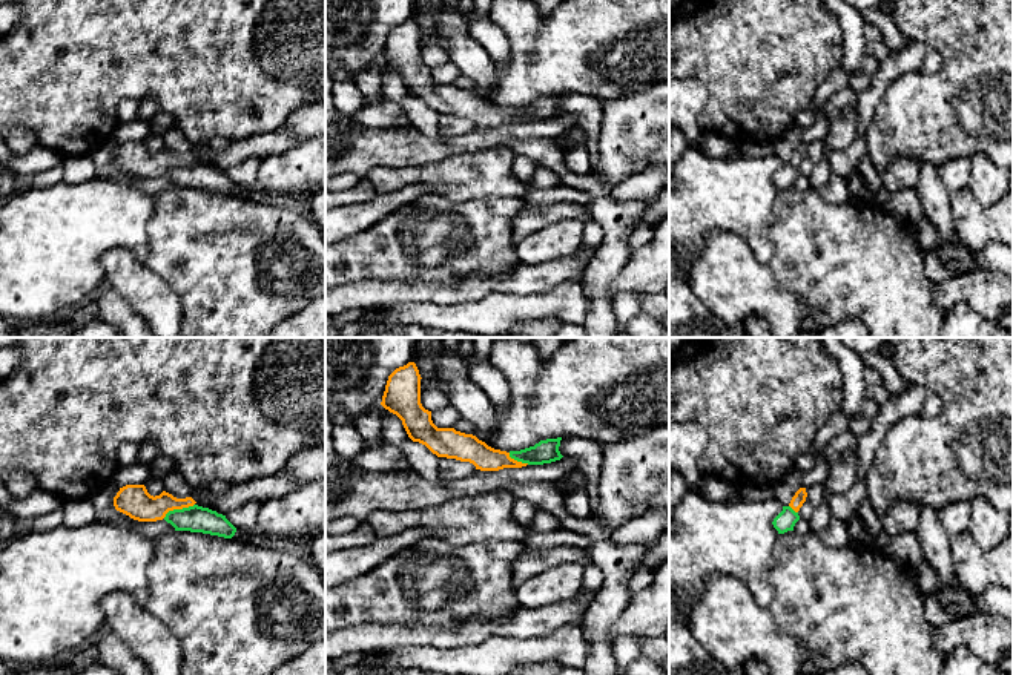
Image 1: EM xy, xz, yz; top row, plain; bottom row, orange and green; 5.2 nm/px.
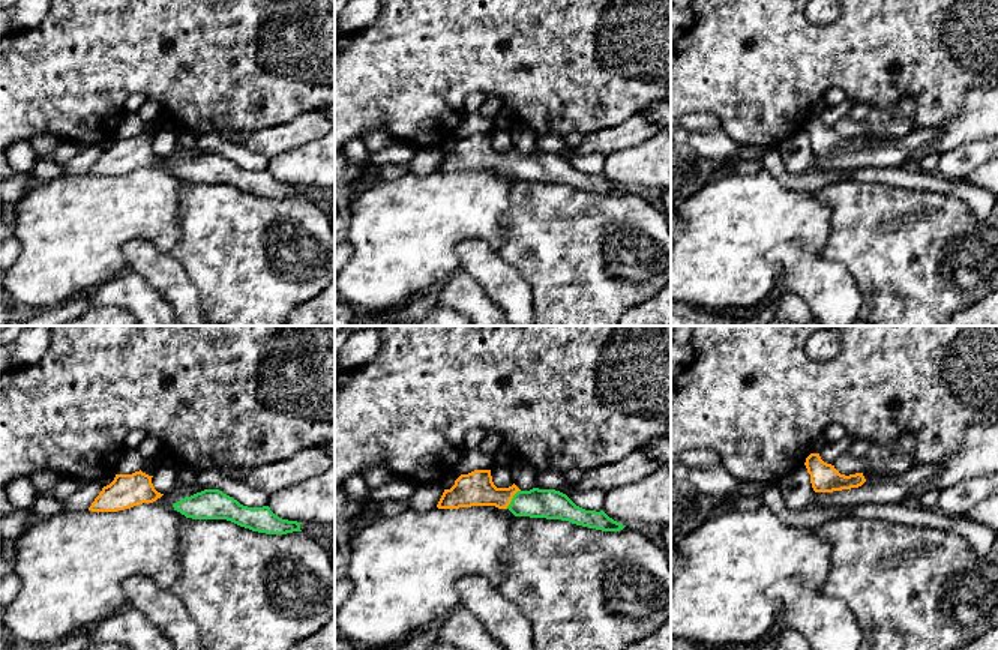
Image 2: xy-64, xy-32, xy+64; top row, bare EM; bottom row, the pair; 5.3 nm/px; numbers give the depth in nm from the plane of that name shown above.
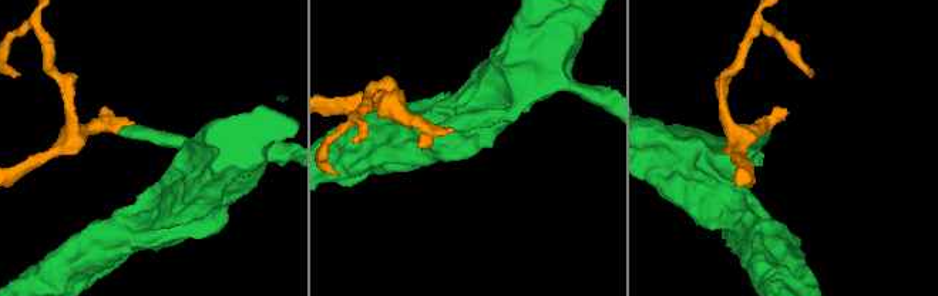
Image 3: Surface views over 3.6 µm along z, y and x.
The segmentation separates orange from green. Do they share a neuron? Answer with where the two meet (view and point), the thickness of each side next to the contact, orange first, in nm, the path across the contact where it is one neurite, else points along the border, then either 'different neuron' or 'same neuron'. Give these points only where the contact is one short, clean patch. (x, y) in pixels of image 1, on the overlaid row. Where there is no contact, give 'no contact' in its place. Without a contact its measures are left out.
contact xy (178, 508); calibres 170 and 140 nm; way xy (134, 500), (145, 508), (178, 508), (186, 516), (195, 519); same neuron

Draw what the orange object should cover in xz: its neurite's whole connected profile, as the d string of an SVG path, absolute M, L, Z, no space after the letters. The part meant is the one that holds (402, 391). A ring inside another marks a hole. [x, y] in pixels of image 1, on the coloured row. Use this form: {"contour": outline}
{"contour": "M414 362L396 368L387 380L381 405L396 414L413 442L425 445L437 457L470 462L480 471L522 468L560 460L562 437L540 440L520 451L500 451L473 434L454 428L437 428L431 411L421 403L421 374Z"}

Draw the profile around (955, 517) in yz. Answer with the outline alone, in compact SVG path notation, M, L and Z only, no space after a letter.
M961 500L947 505L939 511L944 529L953 538L964 532L970 522L970 502Z

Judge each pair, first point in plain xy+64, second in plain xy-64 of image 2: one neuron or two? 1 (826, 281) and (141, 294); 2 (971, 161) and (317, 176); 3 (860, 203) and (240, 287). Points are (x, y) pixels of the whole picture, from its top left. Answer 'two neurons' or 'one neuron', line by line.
1: two neurons
2: one neuron
3: one neuron

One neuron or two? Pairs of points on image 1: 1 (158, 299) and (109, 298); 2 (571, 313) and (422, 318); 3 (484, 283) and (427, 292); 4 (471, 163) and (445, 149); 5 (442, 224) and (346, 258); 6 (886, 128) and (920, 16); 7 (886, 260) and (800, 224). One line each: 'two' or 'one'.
1: two
2: one
3: one
4: two
5: one
6: one
7: one

